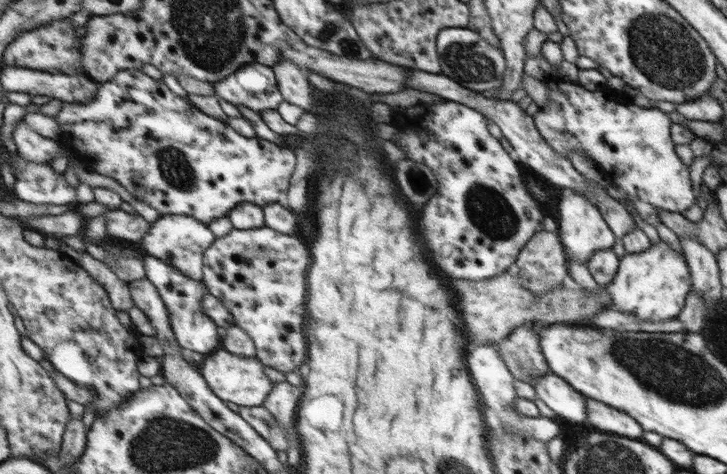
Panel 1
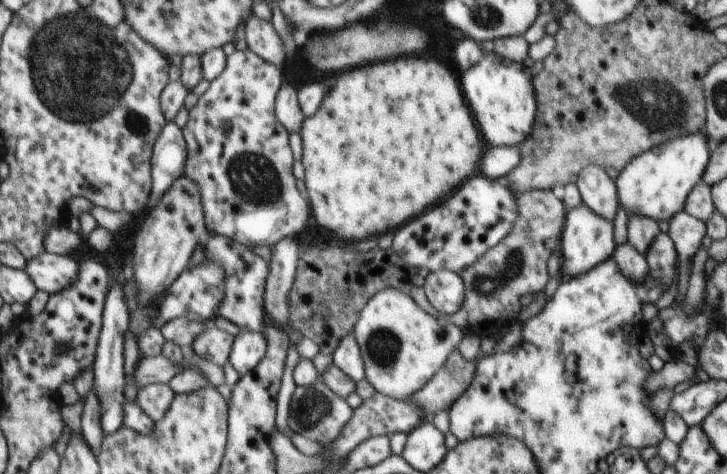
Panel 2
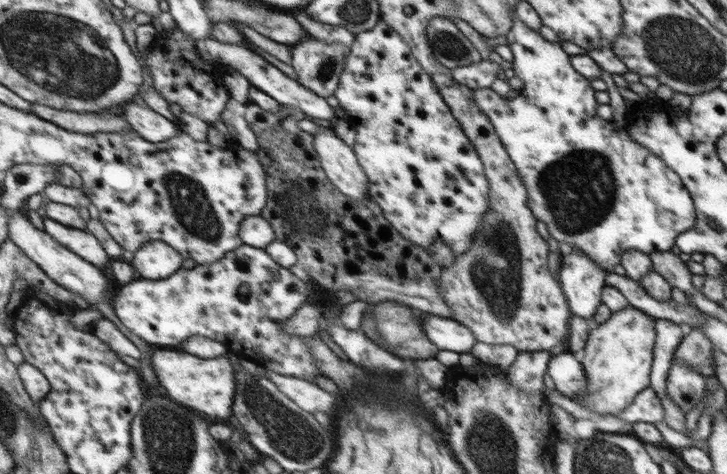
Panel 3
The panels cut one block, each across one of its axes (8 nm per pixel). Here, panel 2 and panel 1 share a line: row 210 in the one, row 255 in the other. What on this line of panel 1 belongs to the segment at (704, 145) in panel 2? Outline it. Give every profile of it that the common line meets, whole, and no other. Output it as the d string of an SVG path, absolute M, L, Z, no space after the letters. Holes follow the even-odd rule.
M662 240L643 253L625 253L612 282L605 286L611 295L610 307L649 322L675 318L692 288L687 262L682 254L671 250Z

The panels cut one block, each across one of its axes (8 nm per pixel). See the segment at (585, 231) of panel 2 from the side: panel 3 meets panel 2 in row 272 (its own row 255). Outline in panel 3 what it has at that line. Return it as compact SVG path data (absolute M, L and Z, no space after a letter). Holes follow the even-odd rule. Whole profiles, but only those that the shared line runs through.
M572 251L561 256L557 271L560 287L572 313L579 318L592 318L595 309L602 303L607 269L597 266L583 253Z

